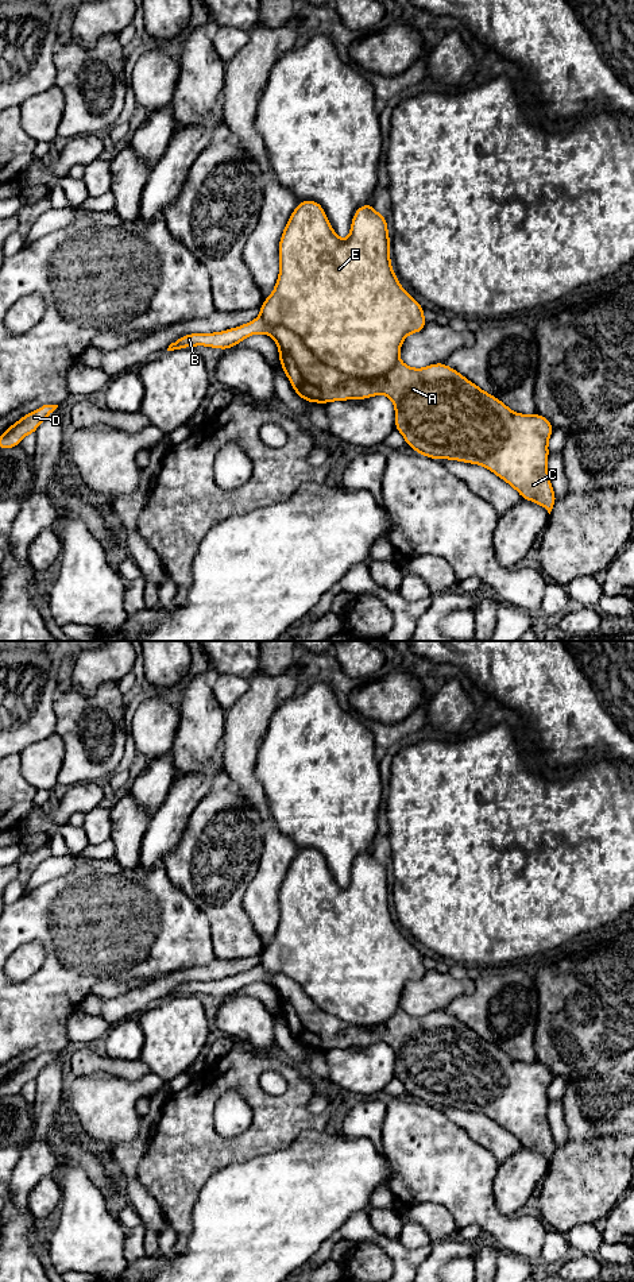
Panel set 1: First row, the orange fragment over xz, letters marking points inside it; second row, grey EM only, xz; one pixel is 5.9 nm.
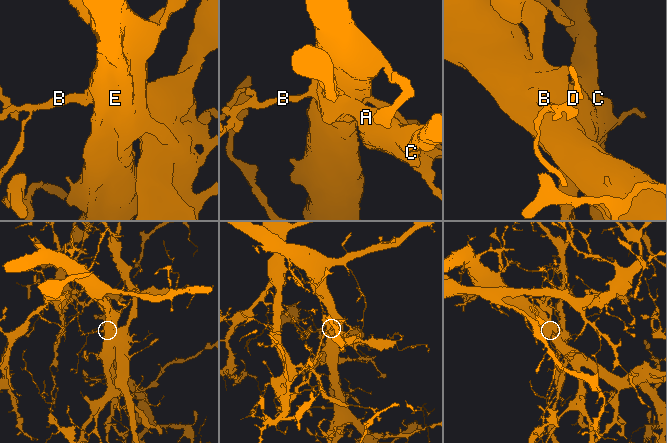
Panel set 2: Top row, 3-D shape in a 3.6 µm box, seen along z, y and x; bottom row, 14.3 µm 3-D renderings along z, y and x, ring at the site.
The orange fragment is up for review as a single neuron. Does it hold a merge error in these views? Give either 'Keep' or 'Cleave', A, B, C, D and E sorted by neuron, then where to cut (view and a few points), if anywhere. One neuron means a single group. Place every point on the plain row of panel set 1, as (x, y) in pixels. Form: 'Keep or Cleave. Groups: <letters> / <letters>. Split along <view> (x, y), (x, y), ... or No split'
Cleave. Groups: A B C D / E. Split along xz (261, 964), (352, 1024), (399, 1008)

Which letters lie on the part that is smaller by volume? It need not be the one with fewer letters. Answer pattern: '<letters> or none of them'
A, B, C, D

